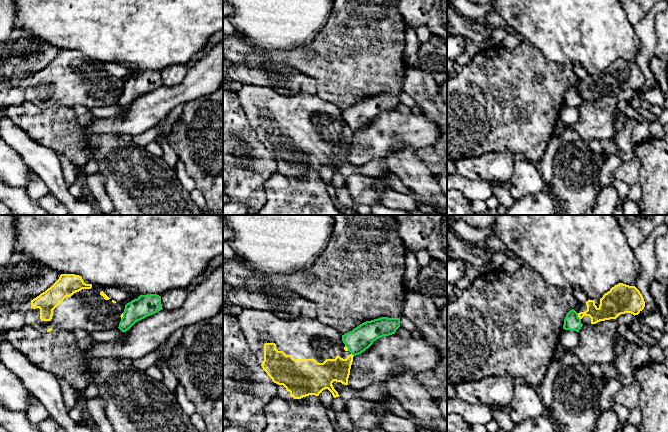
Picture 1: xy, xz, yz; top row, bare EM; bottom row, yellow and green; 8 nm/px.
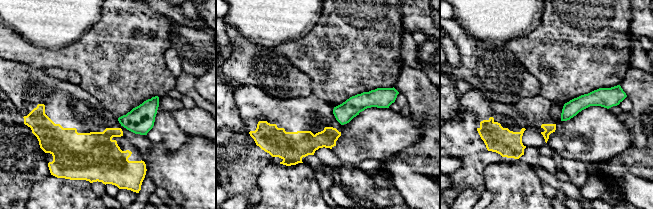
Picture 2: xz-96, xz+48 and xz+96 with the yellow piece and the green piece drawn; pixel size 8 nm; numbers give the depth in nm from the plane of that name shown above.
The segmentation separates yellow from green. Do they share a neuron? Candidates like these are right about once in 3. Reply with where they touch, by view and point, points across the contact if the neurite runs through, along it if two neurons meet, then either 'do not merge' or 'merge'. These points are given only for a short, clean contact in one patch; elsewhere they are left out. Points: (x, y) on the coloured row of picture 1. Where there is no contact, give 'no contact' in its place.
meets yellow in yz at (578, 316); border along yz (577, 313), (580, 319); do not merge

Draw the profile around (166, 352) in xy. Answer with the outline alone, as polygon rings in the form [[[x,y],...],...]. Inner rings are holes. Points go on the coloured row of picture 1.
[[[182,327],[175,331],[168,339],[167,344],[160,350],[156,365],[160,368],[160,360],[163,358],[169,359],[176,347],[176,344],[181,339],[186,327]]]

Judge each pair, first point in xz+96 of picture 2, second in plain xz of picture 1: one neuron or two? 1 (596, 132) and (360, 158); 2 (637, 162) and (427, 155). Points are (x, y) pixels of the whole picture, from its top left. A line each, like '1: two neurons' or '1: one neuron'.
1: one neuron
2: one neuron

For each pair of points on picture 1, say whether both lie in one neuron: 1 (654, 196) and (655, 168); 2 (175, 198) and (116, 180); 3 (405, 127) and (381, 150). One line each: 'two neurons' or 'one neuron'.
1: one neuron
2: one neuron
3: one neuron

